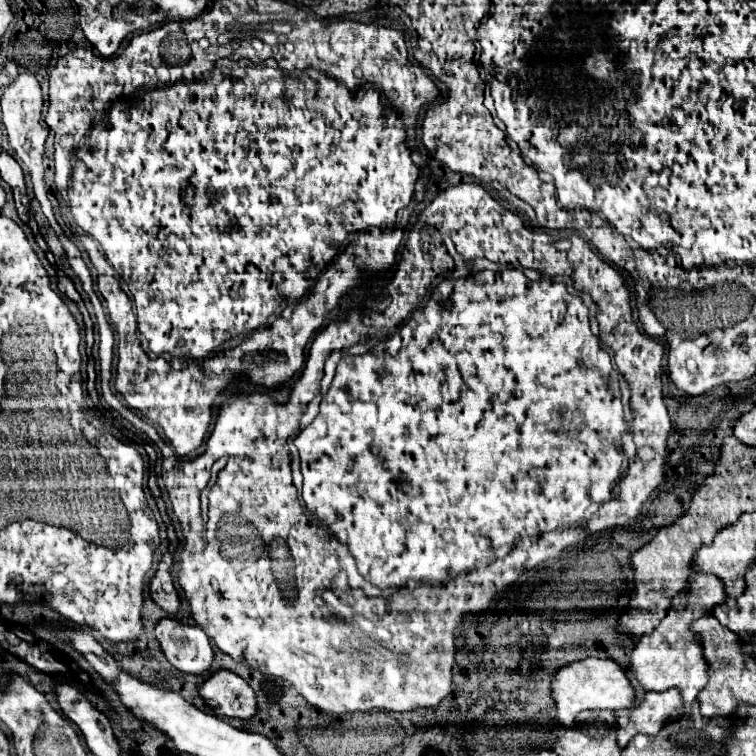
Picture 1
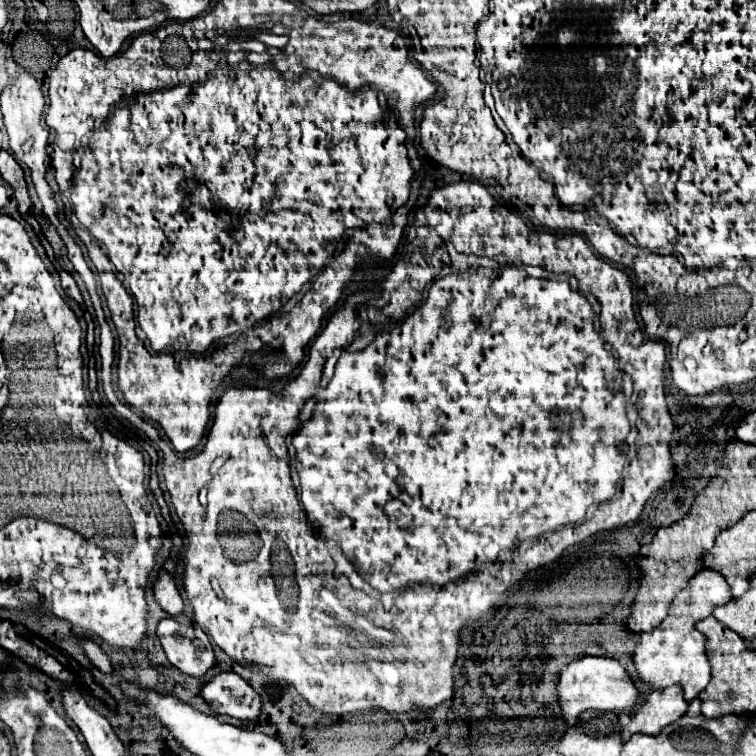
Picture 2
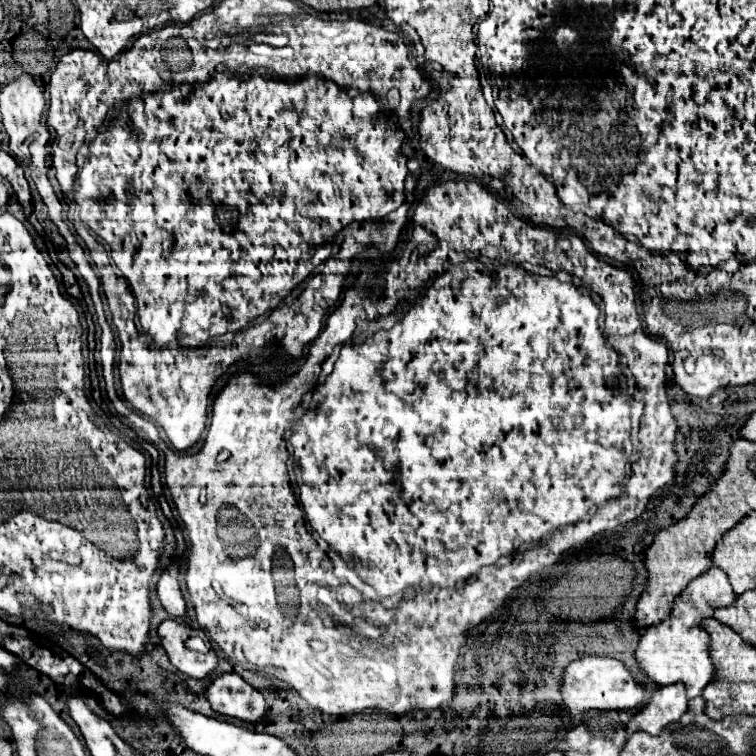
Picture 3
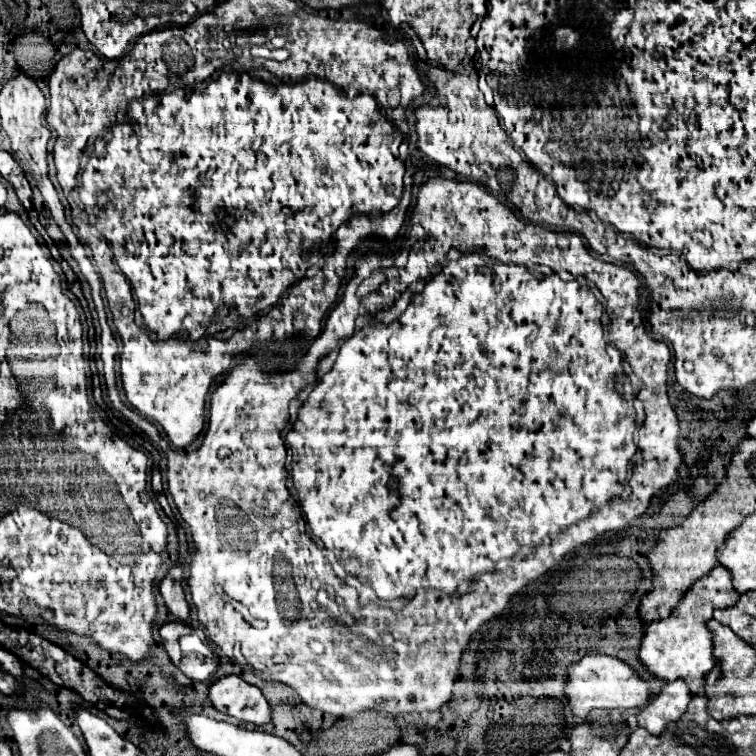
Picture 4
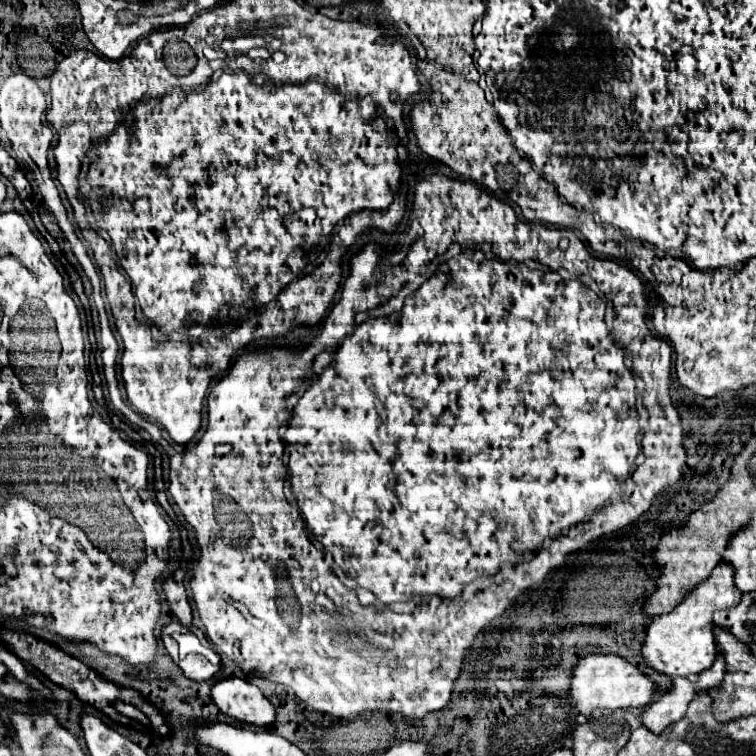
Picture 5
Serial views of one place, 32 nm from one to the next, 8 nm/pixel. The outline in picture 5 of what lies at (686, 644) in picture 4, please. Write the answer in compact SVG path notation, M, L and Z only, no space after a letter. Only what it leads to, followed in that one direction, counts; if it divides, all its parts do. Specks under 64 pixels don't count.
M724 562L718 564L708 576L708 580L696 584L670 614L652 620L652 624L646 628L646 640L642 644L644 662L658 674L666 674L670 678L696 678L700 672L708 670L716 660L714 636L710 636L712 612L718 608L736 606L740 602L740 596L742 594L736 592L734 586L732 568L728 568L728 564Z

